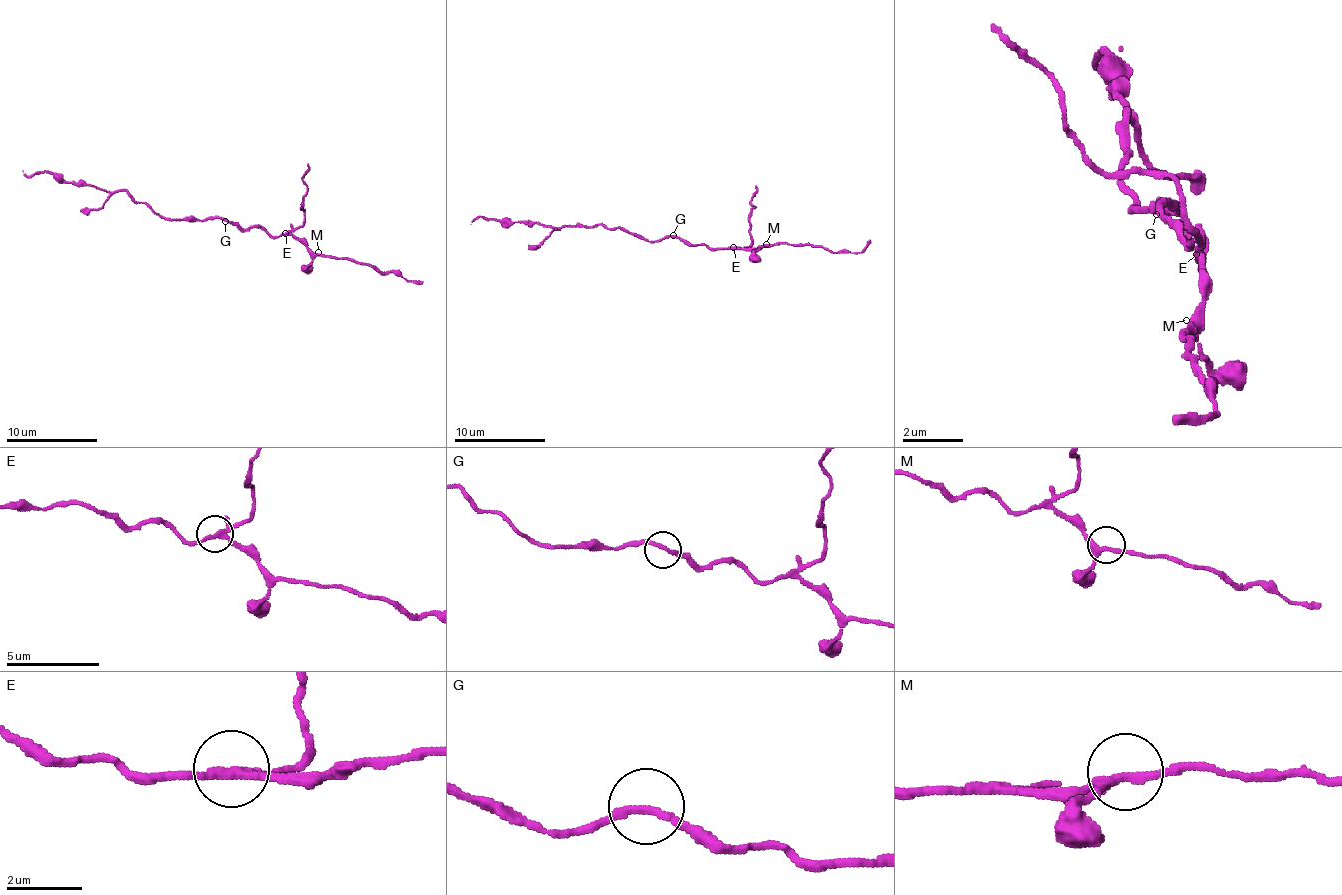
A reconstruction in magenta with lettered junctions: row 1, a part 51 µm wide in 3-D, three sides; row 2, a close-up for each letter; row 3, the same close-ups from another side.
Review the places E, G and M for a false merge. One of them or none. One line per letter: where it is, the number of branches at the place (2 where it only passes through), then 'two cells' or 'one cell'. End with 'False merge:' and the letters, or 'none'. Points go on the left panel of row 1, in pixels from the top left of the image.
E: (285, 233) | 4 | two cells
G: (225, 221) | 2 | one cell
M: (318, 252) | 3 | one cell
False merge: E

